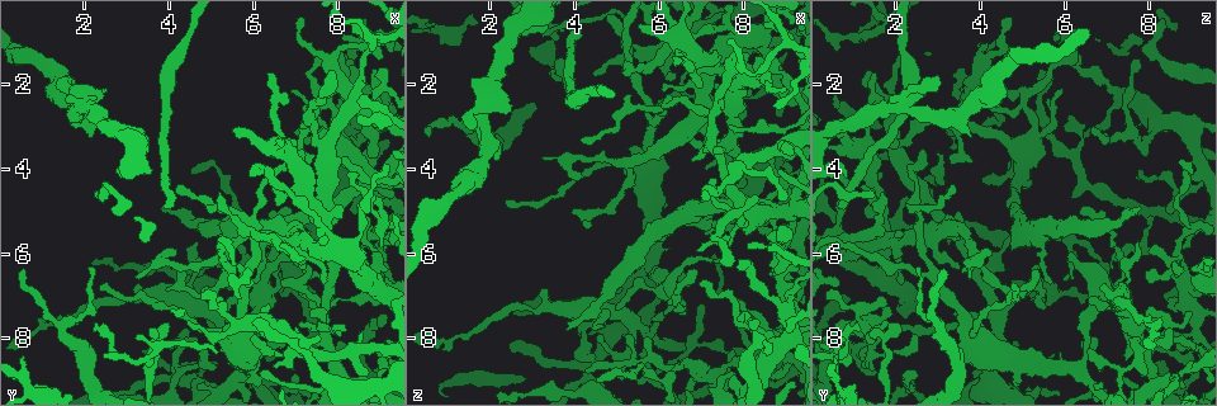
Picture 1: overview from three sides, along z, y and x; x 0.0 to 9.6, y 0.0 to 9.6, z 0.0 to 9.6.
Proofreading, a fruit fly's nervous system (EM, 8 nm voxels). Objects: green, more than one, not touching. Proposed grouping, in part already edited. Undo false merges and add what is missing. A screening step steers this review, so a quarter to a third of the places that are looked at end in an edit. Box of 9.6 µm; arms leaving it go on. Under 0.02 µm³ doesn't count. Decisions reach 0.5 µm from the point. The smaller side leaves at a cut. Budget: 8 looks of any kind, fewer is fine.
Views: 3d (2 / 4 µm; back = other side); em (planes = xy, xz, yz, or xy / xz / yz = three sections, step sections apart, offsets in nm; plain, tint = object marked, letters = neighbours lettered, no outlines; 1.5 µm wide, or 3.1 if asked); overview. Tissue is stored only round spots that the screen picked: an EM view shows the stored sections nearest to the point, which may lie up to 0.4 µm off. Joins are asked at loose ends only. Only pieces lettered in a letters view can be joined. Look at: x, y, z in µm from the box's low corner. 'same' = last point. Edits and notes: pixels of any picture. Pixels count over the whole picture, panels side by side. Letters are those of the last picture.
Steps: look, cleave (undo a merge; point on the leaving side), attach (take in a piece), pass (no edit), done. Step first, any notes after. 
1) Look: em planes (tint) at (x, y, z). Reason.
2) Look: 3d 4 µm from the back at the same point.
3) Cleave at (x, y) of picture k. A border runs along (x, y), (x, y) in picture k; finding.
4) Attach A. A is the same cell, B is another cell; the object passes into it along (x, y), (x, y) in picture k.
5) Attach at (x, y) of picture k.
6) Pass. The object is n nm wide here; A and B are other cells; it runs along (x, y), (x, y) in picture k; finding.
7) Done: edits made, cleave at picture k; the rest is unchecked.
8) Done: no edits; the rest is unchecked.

Look: em planes (letters) at (2.15, 6.30, 2.55). Branch stops here.

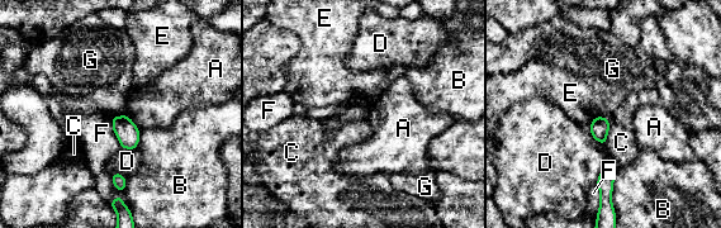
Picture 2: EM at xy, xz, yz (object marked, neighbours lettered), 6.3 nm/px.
Pass. A, B, C, D, E, F and G are other cells; a border runs along (126, 114), (112, 118) in picture 2; none of them fits.

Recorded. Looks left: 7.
Look: 3d 4 µm at (5.85, 8.65, 6.30). Three-way junction.

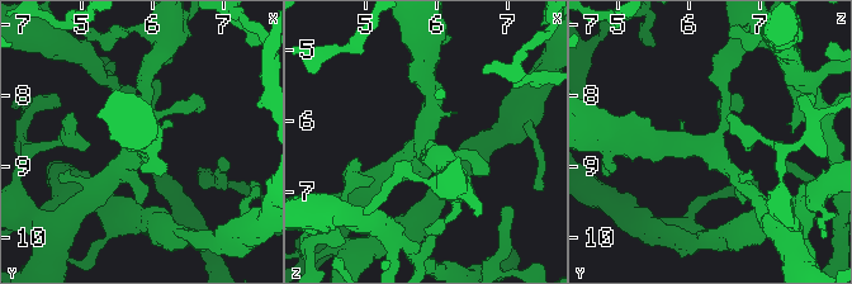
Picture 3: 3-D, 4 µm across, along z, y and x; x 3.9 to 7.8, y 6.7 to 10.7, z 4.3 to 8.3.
Look: em planes (tint) at (5.85, 8.65, 6.30).

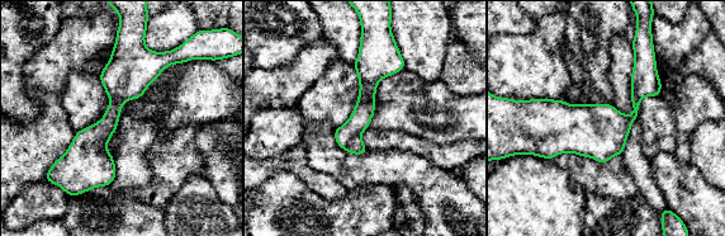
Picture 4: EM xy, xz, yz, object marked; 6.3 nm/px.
Look: em planes (letters) at the same point.

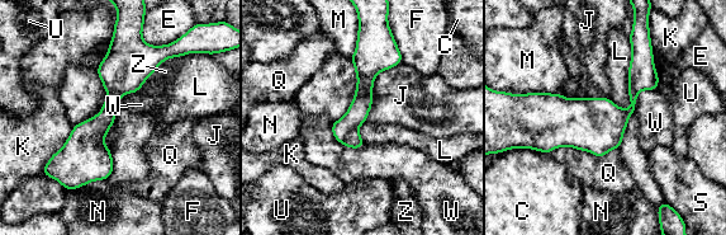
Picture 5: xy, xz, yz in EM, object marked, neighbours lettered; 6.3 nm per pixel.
Pass. The longest contact is with Q, 460 nm; C, E, F, J, K, L, M, N, Q, S, U, W and Z are other cells; it runs along (157, 57), (114, 94), (81, 174) in picture 5; continuous, no second neuron.

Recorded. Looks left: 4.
Look: 3d 2 µm at (3.80, 4.85, 7.80). End of a long branch.

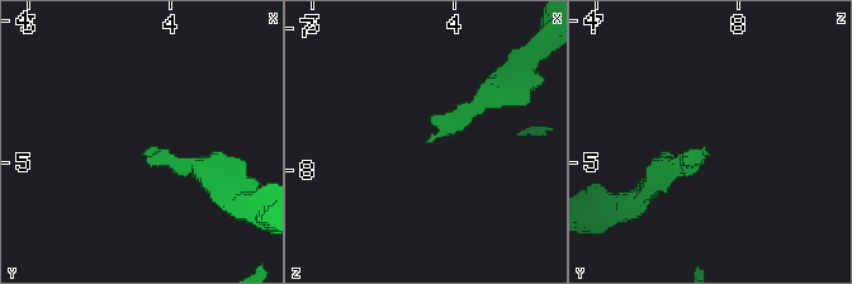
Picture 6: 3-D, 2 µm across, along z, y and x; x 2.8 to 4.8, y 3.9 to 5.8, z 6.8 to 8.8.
Look: em planes (letters) at (3.82, 4.92, 7.80).

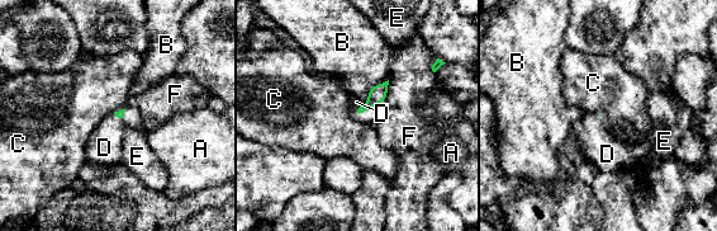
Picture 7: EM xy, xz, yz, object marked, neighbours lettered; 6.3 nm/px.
Attach D. The longest contact is with B, 190 nm; D is the same cell, A, B, C, E and F are other cells; it goes on there.

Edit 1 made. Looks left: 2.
Done: edits made, attach at picture 7; the rest is unchecked.

